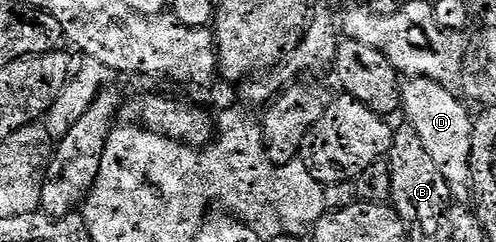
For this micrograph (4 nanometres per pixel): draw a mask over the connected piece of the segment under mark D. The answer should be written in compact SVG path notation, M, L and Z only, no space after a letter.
M426 76L410 79L401 90L401 107L404 119L412 124L423 138L423 146L439 166L439 174L447 178L450 193L457 194L471 184L471 161L473 159L474 117L469 117L465 104L448 87L431 81Z

